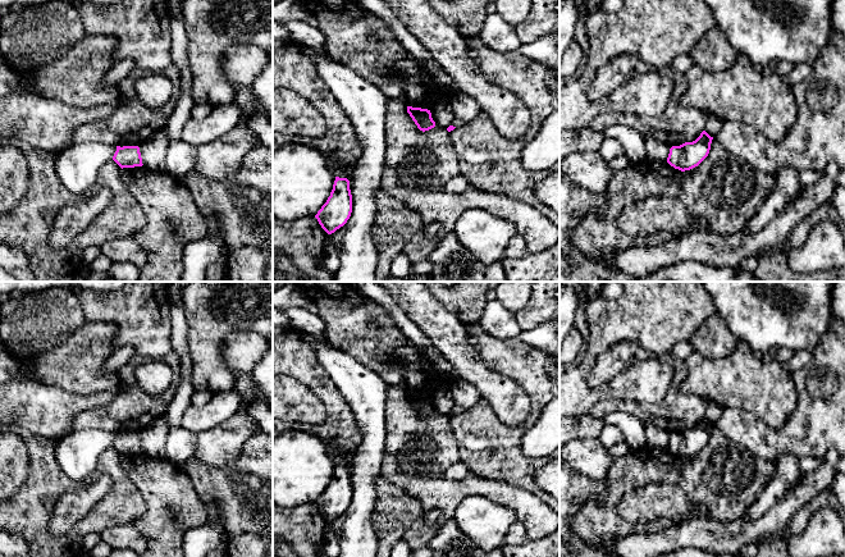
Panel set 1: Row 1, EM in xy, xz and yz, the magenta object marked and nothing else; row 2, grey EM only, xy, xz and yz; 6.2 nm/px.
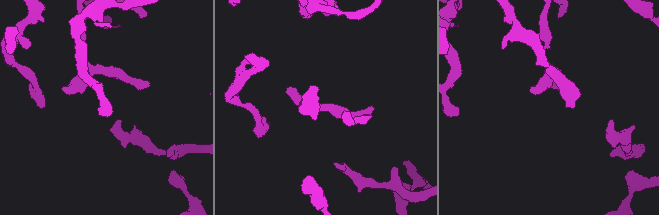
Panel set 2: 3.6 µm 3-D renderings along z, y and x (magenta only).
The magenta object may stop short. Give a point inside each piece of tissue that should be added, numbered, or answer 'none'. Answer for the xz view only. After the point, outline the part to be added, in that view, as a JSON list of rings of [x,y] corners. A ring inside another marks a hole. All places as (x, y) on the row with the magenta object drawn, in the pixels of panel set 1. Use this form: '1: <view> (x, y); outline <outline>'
none

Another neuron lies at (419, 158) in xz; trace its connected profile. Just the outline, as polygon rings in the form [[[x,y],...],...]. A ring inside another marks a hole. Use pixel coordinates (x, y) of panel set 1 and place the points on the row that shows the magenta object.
[[[396,99],[388,104],[385,142],[385,165],[397,173],[399,183],[406,187],[444,187],[453,177],[461,175],[449,132],[437,124],[429,131],[420,131],[407,113],[407,105]]]

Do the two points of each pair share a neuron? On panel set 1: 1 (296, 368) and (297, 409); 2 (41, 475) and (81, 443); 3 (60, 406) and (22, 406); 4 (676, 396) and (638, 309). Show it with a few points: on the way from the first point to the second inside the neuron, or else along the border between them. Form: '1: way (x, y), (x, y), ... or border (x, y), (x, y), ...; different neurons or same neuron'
1: border (286, 374), (301, 382), (319, 400); different neurons
2: border (54, 447), (59, 468), (78, 483); different neurons
3: way (51, 406), (31, 406); same neuron
4: border (670, 360), (672, 379), (667, 393), (647, 402); different neurons

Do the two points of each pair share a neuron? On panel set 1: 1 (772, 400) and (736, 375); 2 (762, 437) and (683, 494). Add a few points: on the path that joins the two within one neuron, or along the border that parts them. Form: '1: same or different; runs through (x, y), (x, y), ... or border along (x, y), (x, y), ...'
1: same; runs through (763, 391), (745, 382)
2: different; border along (721, 430), (753, 456), (772, 461)

